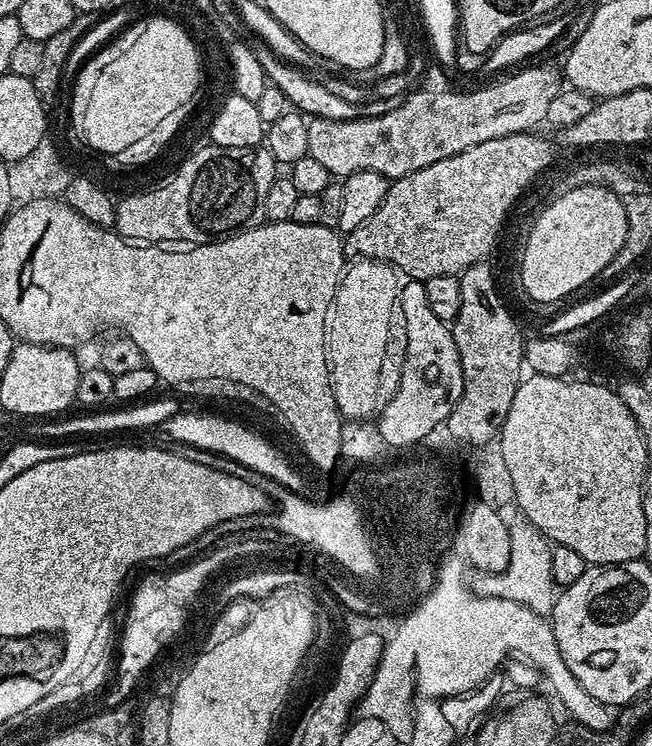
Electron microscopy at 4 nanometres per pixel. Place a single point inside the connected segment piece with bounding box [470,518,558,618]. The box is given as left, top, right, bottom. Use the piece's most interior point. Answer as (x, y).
(527, 580)

